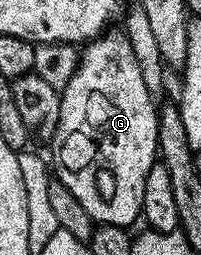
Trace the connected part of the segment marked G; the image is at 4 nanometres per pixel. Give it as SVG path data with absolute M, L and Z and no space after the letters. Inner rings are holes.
M117 30L105 31L94 40L87 41L83 45L82 51L78 56L76 72L68 80L68 85L60 97L60 117L58 118L58 130L56 135L50 141L52 147L52 156L56 159L56 168L54 164L55 179L62 186L66 186L66 190L70 190L70 194L74 194L74 198L78 198L78 202L82 205L82 210L86 210L86 214L90 214L90 218L97 225L109 224L110 226L118 226L119 228L128 228L132 223L141 219L141 208L143 206L143 191L146 185L146 176L150 172L152 165L158 160L158 138L159 124L157 122L158 108L151 100L150 93L146 90L146 85L142 80L142 71L139 70L138 60L135 58L134 49L123 31Z

